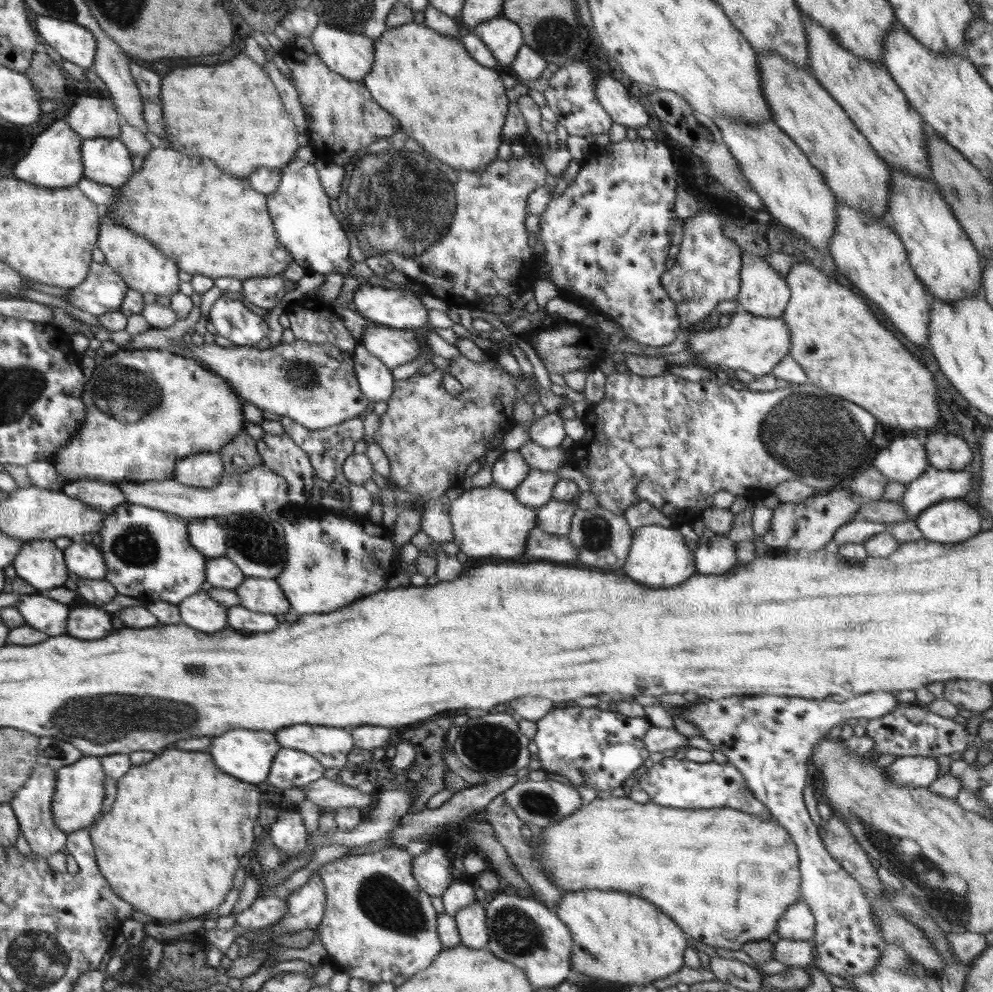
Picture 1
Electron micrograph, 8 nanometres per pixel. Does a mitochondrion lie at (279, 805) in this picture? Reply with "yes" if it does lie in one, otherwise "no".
no

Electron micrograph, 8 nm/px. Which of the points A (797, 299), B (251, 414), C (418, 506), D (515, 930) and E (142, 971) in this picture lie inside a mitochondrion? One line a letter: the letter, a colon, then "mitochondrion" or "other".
A: other
B: other
C: other
D: mitochondrion
E: other

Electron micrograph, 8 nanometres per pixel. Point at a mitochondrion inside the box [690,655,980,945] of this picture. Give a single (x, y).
(940, 890)

